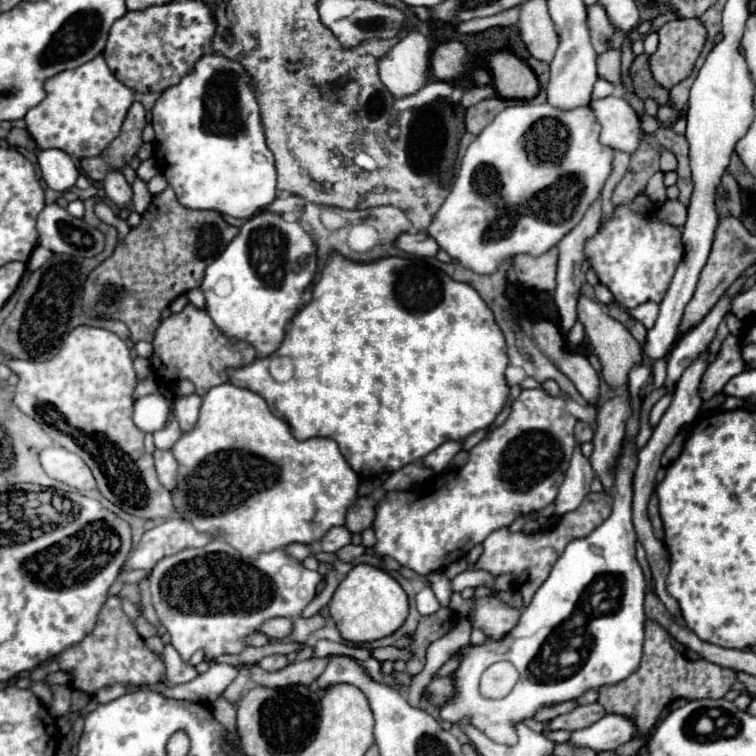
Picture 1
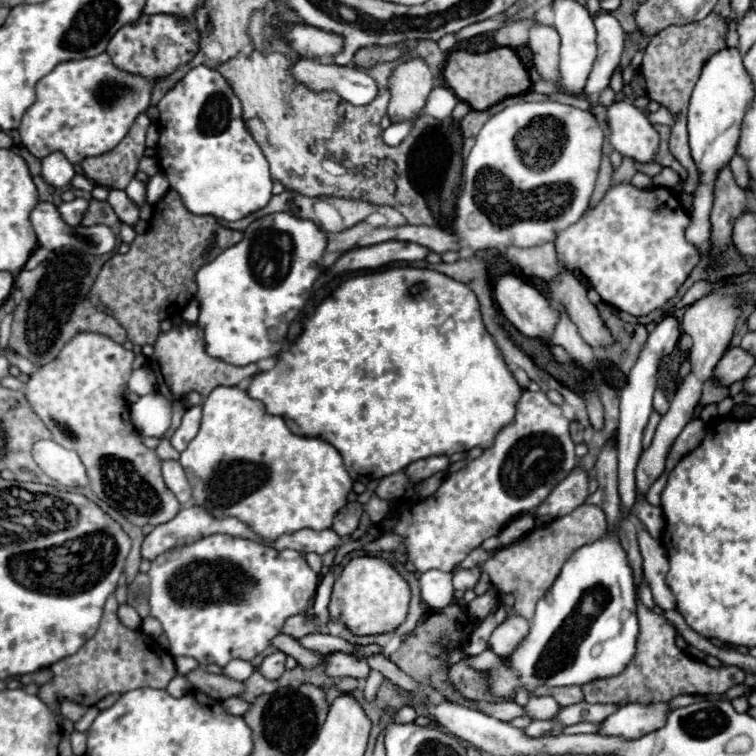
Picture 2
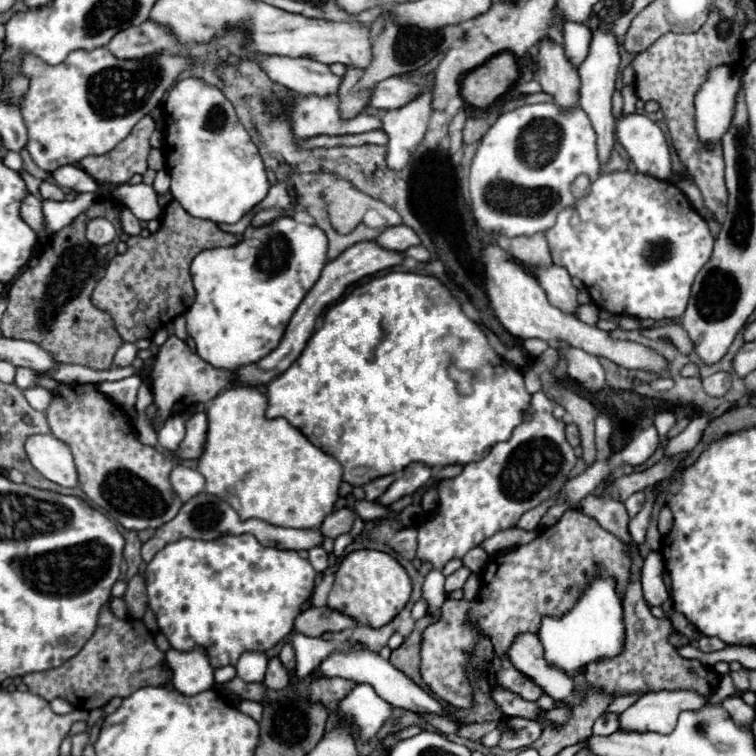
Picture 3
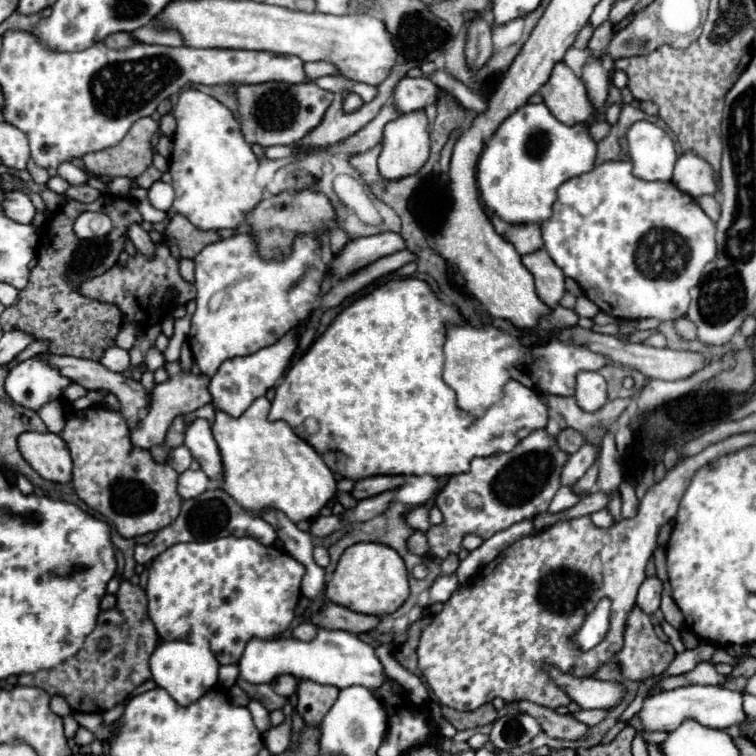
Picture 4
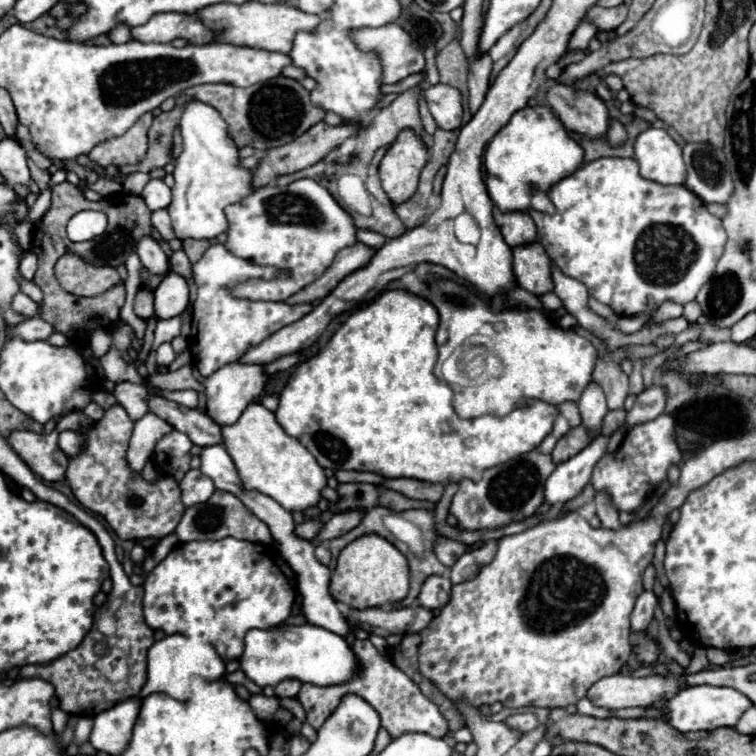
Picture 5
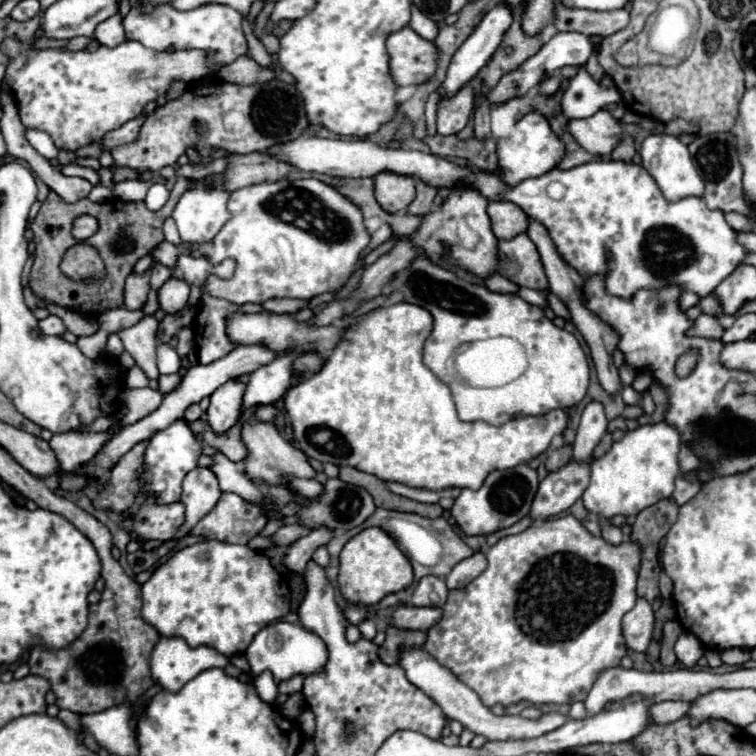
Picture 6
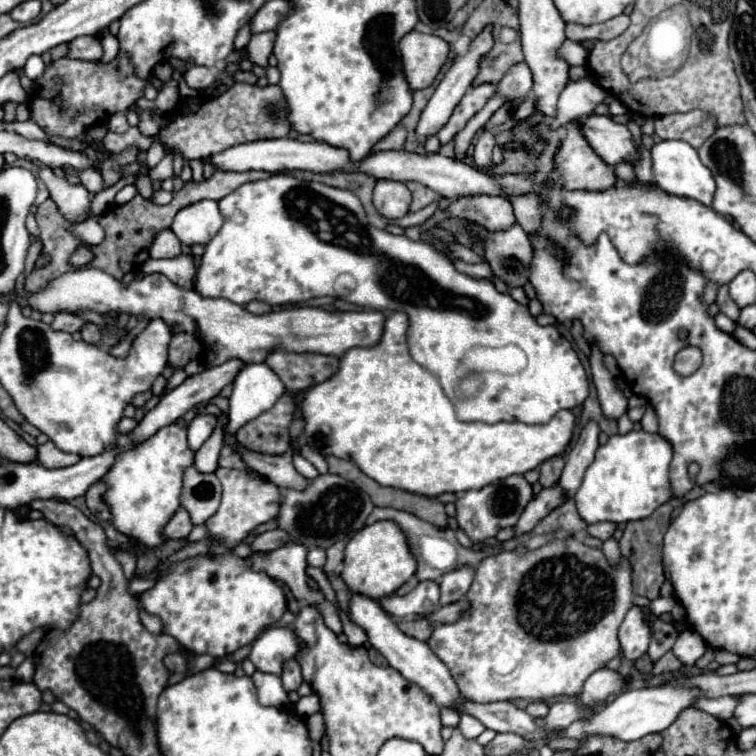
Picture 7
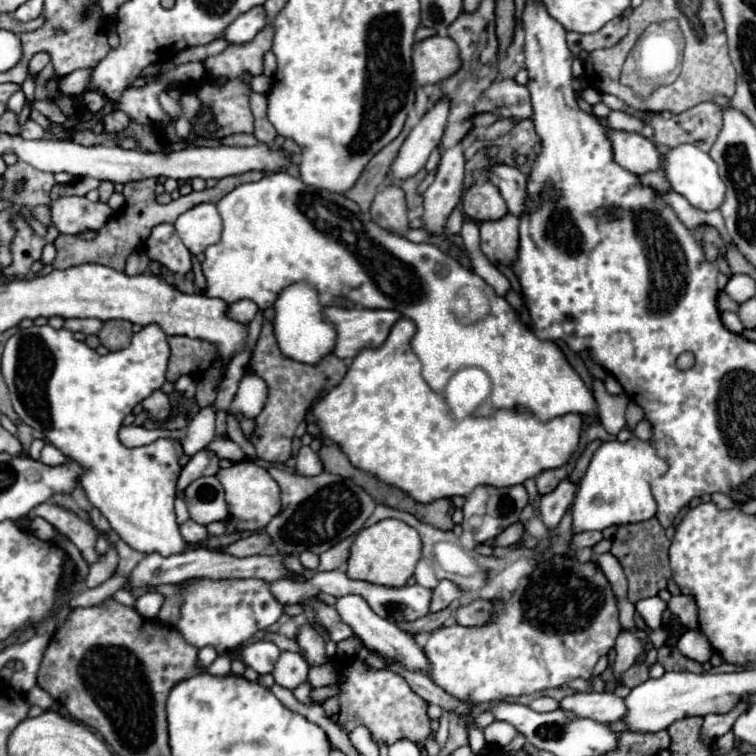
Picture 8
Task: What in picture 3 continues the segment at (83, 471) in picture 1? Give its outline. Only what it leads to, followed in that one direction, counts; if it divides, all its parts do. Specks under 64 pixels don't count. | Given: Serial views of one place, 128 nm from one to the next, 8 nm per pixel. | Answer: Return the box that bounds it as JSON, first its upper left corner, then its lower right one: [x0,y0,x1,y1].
[26,434,78,486]

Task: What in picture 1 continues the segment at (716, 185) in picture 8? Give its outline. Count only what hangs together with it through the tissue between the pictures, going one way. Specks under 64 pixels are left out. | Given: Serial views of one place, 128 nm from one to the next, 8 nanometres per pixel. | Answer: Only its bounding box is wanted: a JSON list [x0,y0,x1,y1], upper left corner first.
[590,96,642,154]

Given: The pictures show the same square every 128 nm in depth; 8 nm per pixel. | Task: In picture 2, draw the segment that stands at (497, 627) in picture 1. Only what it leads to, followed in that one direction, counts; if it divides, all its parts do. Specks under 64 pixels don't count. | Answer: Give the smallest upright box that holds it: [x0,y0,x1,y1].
[490,616,530,658]

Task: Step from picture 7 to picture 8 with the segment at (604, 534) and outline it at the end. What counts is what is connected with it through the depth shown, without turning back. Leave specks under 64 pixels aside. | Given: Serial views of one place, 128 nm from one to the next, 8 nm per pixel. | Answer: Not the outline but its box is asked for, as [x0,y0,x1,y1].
[568,532,602,550]

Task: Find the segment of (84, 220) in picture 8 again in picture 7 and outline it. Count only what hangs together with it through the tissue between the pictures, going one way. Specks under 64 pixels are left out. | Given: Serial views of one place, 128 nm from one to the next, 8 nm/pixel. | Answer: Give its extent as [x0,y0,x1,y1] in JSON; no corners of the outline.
[39,168,94,224]

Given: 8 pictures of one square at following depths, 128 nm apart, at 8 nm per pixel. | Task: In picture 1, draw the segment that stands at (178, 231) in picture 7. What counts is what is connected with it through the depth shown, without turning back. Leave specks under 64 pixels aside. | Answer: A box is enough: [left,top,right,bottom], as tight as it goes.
[152,54,276,218]

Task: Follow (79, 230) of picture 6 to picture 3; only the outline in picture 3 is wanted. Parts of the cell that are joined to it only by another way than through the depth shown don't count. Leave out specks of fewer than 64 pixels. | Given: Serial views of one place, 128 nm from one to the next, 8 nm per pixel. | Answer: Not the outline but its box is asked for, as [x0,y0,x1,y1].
[86,218,116,246]

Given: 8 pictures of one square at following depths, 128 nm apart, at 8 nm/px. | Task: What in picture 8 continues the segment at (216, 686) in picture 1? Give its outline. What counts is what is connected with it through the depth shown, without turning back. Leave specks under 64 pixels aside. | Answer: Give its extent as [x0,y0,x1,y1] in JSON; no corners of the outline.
[240,640,280,674]

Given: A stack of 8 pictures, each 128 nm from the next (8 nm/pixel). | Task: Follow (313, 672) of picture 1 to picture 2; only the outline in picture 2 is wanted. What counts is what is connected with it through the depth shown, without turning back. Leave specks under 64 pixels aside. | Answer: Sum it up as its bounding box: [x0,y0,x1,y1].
[326,652,370,678]

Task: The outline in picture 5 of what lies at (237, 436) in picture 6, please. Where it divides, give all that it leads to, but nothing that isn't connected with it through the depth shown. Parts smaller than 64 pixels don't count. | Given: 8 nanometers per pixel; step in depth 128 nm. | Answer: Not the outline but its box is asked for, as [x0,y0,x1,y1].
[150,396,222,446]

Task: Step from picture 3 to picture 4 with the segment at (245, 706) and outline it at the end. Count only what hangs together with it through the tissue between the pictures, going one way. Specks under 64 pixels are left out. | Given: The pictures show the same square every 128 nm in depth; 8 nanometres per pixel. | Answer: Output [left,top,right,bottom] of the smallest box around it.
[248,700,270,732]

